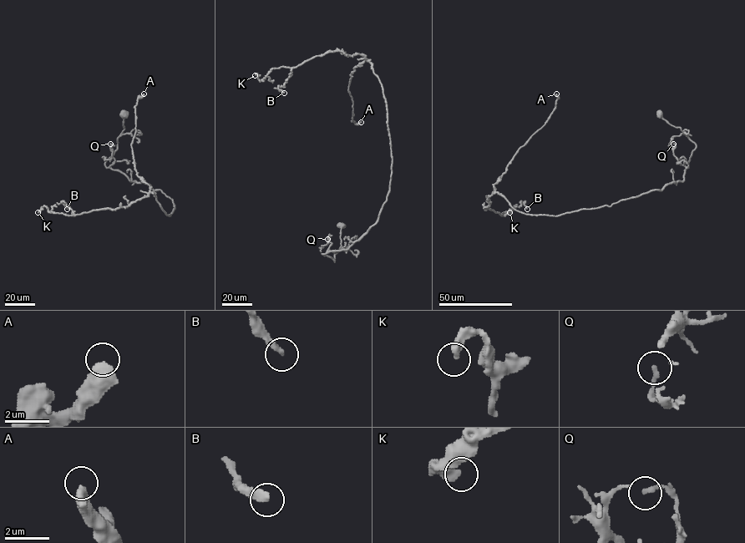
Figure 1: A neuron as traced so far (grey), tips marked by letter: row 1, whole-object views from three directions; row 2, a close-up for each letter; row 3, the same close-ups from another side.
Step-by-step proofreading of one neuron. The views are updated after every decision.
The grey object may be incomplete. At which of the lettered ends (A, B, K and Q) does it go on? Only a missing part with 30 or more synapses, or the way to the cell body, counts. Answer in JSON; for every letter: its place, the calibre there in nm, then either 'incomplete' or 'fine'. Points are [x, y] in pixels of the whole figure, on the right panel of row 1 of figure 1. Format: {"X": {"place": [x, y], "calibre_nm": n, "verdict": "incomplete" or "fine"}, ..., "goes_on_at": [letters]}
{"A": {"place": [556, 93], "calibre_nm": 550, "verdict": "fine"}, "B": {"place": [527, 209], "calibre_nm": 360, "verdict": "fine"}, "K": {"place": [509, 212], "calibre_nm": 400, "verdict": "fine"}, "Q": {"place": [673, 144], "calibre_nm": 190, "verdict": "fine"}, "goes_on_at": []}

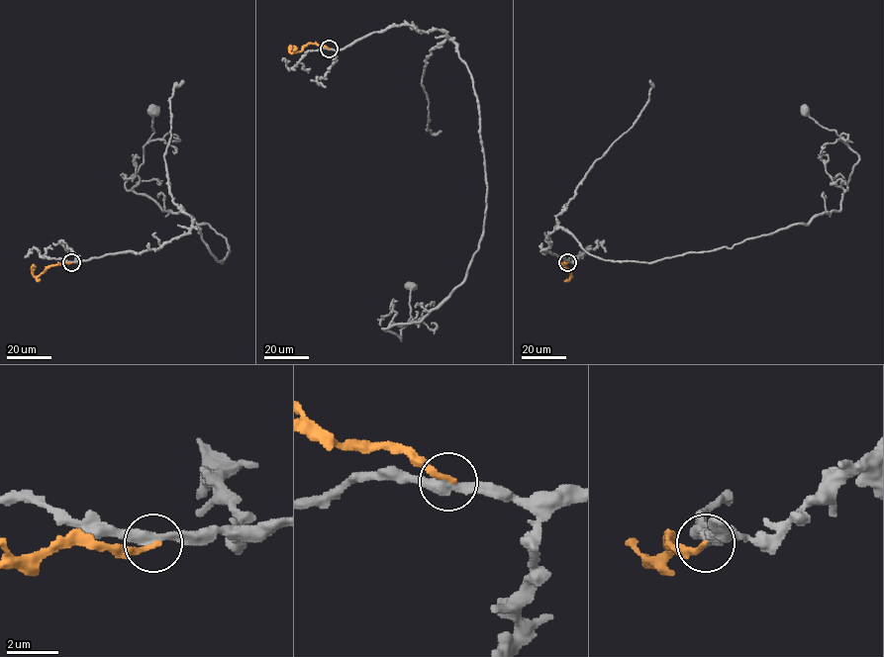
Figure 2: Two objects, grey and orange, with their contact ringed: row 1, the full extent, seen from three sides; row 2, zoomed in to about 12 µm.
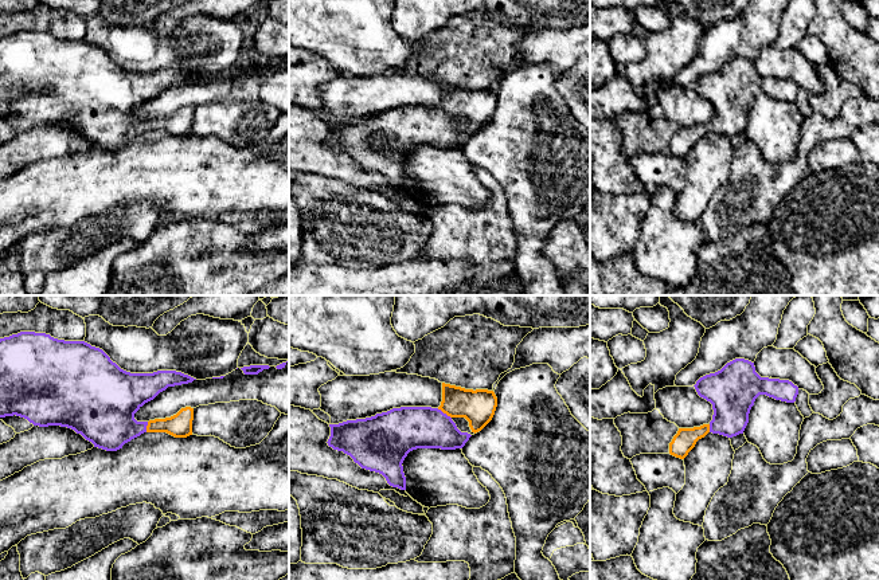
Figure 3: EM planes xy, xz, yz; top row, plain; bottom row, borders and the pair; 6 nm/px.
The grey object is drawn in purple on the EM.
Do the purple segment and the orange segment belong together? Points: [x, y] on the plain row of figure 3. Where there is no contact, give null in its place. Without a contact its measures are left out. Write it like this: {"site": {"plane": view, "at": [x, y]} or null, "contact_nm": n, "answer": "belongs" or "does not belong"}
{"site": {"plane": "xz", "at": [442, 112]}, "contact_nm": 110, "answer": "belongs"}

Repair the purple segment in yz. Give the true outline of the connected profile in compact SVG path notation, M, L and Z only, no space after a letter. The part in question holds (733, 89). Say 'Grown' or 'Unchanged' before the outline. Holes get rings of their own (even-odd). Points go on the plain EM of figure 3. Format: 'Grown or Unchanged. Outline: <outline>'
Grown. Outline: M735 58L720 70L700 77L694 86L700 97L712 103L714 114L708 124L679 128L669 142L669 153L680 158L708 132L727 137L743 133L759 94L786 102L794 102L798 94L798 86L792 81L761 77L754 62L745 58Z

